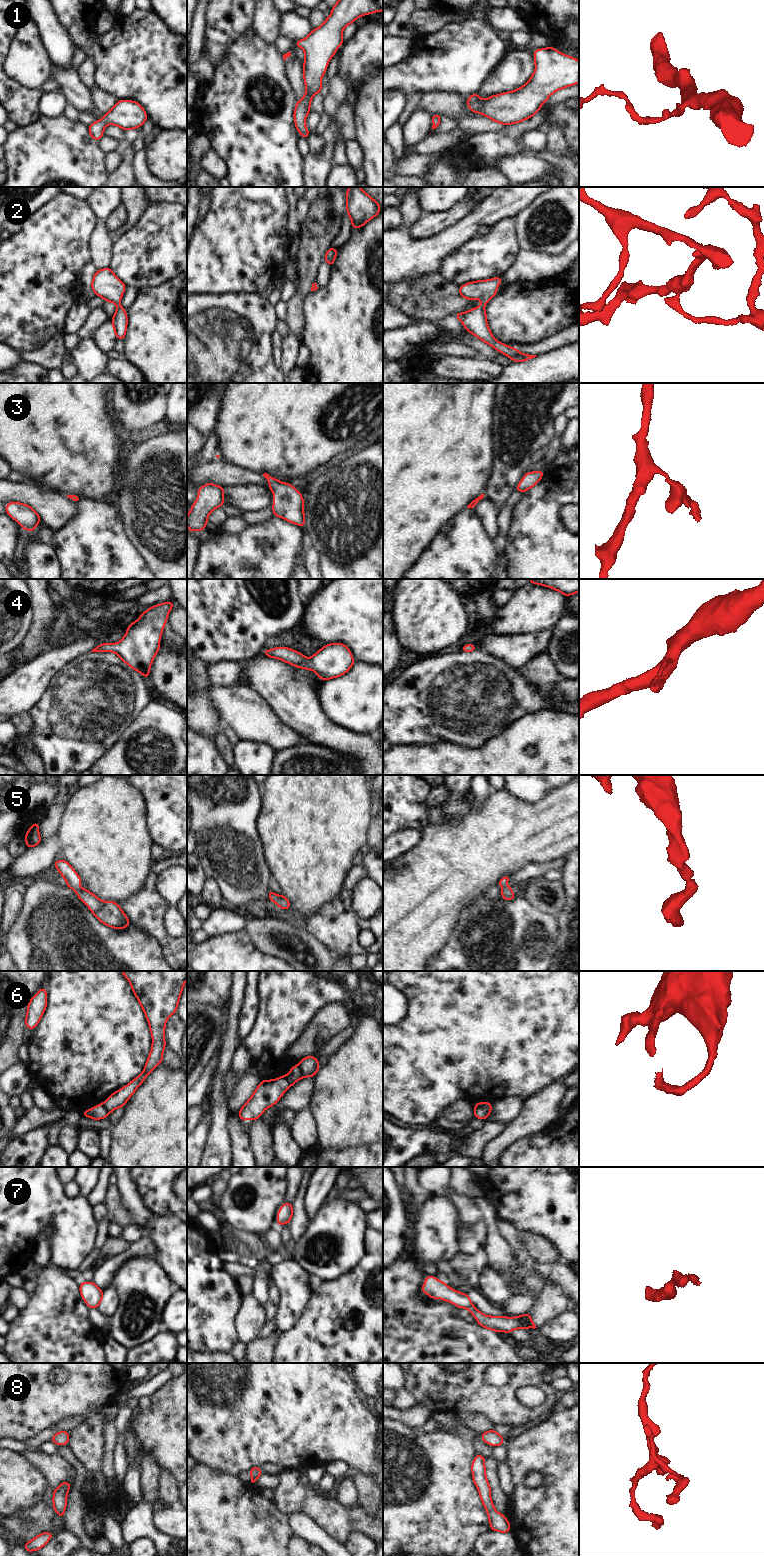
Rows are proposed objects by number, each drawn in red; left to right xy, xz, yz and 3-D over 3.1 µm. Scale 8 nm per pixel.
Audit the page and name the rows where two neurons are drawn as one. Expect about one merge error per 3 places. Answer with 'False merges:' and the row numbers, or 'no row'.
False merges: 6

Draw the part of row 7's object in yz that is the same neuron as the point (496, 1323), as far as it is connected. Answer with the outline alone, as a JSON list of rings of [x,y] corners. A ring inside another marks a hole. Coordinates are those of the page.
[[[426,1276],[425,1283],[421,1287],[431,1299],[439,1298],[448,1301],[458,1308],[467,1308],[480,1326],[495,1332],[509,1333],[515,1329],[537,1328],[529,1313],[516,1317],[488,1316],[471,1303],[468,1294],[461,1293],[447,1286],[447,1283],[439,1281],[435,1276]]]

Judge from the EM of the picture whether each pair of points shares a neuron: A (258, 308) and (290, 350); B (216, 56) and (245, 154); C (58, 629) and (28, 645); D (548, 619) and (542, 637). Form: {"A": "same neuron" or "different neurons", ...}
{"A": "different neurons", "B": "different neurons", "C": "different neurons", "D": "different neurons"}

